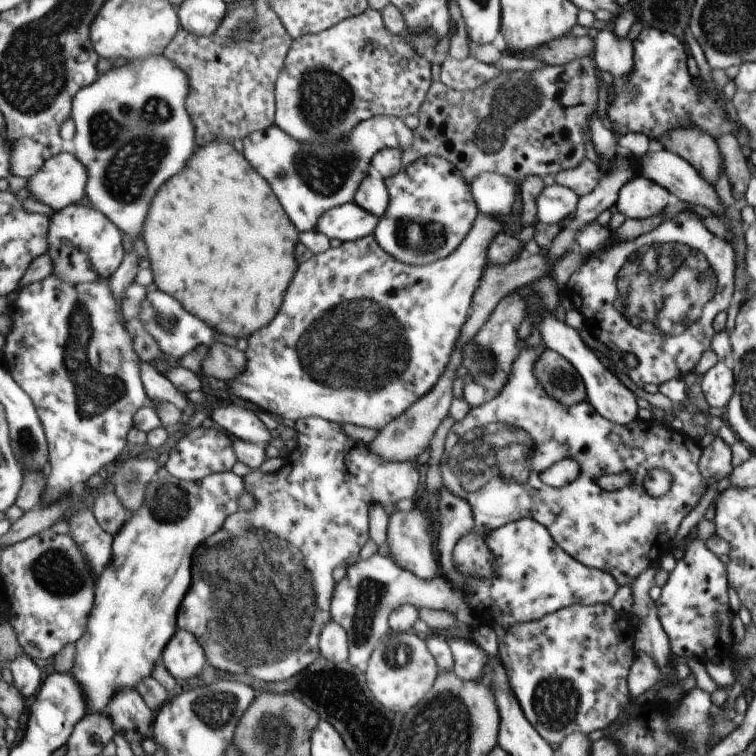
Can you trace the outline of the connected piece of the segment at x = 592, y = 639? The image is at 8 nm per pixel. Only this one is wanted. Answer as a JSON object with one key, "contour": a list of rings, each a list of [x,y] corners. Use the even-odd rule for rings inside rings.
{"contour":[[[608,603],[597,604],[595,606],[577,604],[567,606],[553,613],[545,614],[545,617],[541,618],[540,621],[509,626],[504,631],[503,638],[501,638],[498,656],[501,666],[507,672],[509,687],[512,688],[513,695],[516,696],[517,703],[520,704],[525,719],[532,724],[532,727],[543,736],[545,742],[549,745],[560,745],[569,734],[579,732],[579,734],[587,735],[594,730],[605,729],[619,717],[619,712],[624,711],[629,700],[629,690],[627,689],[625,678],[627,678],[627,670],[629,670],[631,662],[633,662],[633,642],[633,629],[628,623],[627,615],[615,612]]]}

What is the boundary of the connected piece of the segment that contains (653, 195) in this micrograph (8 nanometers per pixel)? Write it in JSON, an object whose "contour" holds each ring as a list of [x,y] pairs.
{"contour":[[[637,175],[621,186],[614,206],[625,219],[642,220],[660,214],[670,199],[664,187]]]}

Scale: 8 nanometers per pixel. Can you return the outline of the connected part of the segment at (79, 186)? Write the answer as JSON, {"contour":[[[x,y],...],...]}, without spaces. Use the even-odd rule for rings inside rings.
{"contour":[[[63,152],[51,158],[44,169],[28,178],[28,190],[39,202],[61,211],[86,201],[89,168],[76,154]]]}

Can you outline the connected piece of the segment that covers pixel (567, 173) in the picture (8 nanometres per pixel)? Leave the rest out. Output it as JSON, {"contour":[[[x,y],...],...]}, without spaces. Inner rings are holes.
{"contour":[[[585,158],[573,169],[563,170],[553,177],[556,184],[569,188],[578,198],[589,194],[599,182],[601,172],[598,166]]]}

